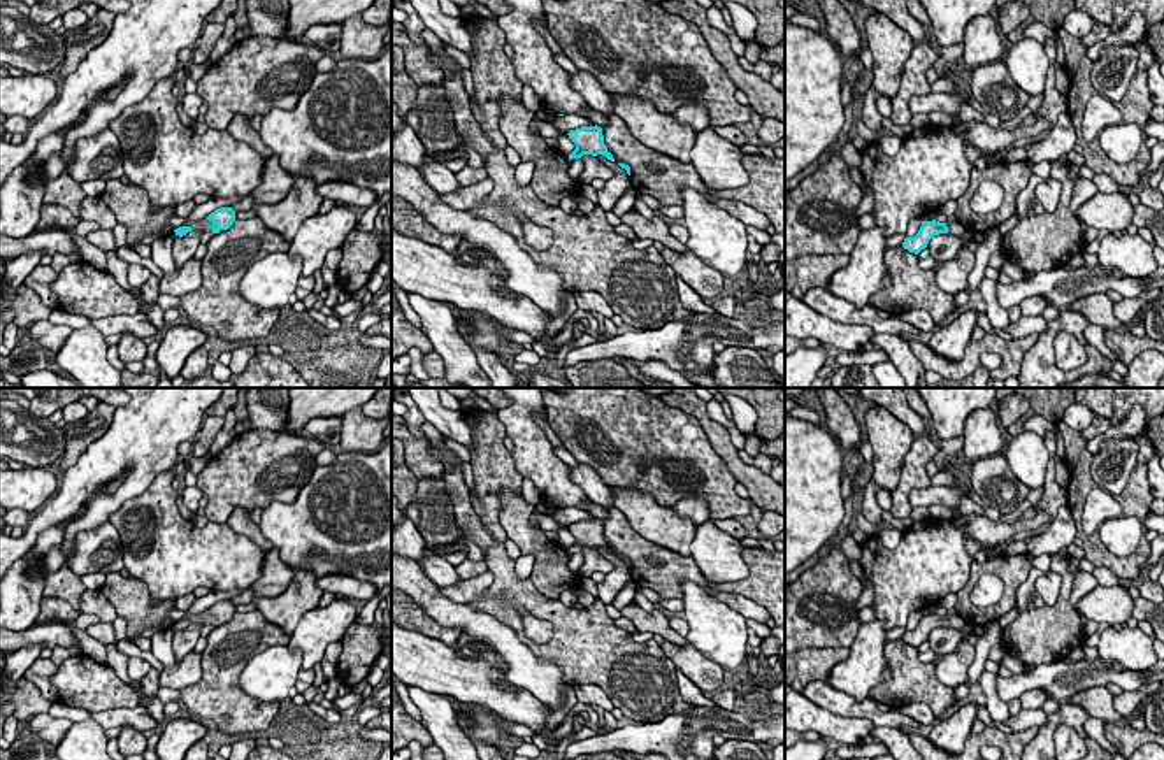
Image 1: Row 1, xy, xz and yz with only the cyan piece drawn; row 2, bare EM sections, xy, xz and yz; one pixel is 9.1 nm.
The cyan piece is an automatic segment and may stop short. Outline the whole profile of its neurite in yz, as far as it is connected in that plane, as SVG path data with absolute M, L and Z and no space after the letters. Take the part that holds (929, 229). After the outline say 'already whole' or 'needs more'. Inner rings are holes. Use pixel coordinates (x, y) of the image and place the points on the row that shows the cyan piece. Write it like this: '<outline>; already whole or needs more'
M936 219L932 221L922 221L922 226L915 237L906 237L902 242L902 247L908 249L909 253L918 255L922 249L927 247L929 240L934 235L939 233L952 233L955 237L964 235L966 228L959 221L952 223L939 223Z; needs more

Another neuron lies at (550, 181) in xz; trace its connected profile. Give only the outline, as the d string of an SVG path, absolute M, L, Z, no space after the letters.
M509 97L500 98L502 118L500 133L521 161L534 163L530 186L534 193L548 205L558 207L565 197L579 197L579 179L569 177L569 161L558 151L546 144L544 137L530 132L535 114L523 102Z

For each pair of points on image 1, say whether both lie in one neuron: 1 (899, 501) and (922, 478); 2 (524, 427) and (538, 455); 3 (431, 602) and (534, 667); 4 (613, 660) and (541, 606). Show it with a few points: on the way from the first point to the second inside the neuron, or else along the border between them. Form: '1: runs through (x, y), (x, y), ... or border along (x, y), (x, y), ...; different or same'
1: runs through (901, 494), (915, 478); same
2: runs through (525, 434), (531, 448); same
3: runs through (457, 615), (492, 630), (508, 646); same
4: runs through (596, 652), (559, 615); same

